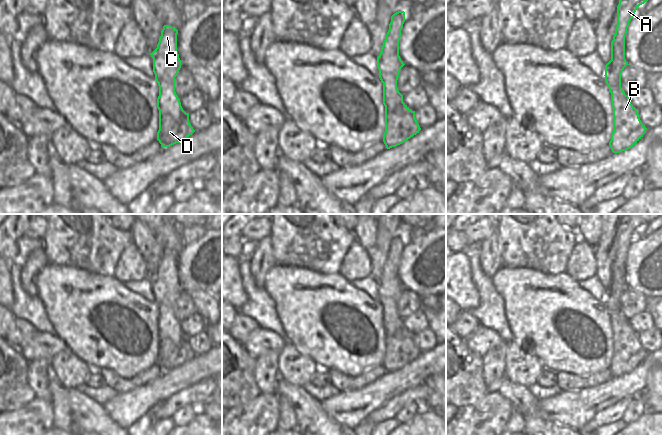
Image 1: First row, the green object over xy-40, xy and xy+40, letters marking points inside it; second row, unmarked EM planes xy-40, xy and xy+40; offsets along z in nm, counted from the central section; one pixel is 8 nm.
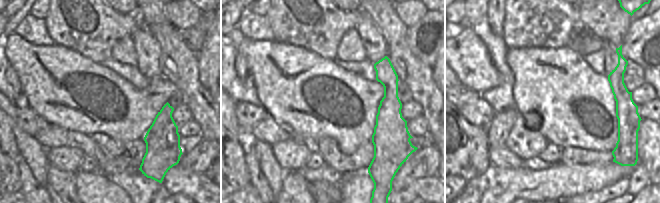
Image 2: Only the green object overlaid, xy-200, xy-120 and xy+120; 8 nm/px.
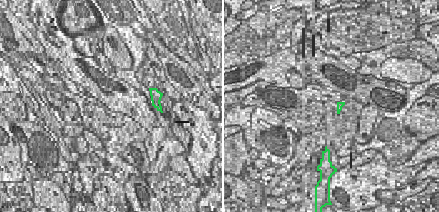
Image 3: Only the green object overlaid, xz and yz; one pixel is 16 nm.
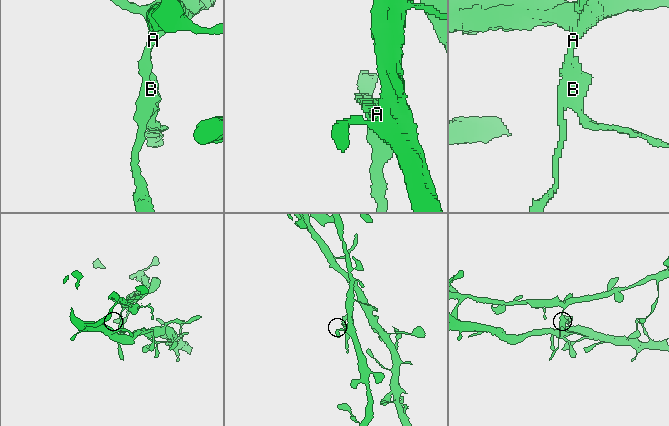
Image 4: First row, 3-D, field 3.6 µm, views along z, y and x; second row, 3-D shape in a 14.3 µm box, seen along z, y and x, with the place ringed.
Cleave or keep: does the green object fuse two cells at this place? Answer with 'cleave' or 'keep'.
cleave

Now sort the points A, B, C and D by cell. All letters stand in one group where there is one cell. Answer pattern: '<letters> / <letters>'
A C / B D

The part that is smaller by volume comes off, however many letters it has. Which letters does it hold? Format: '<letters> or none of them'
B, D

